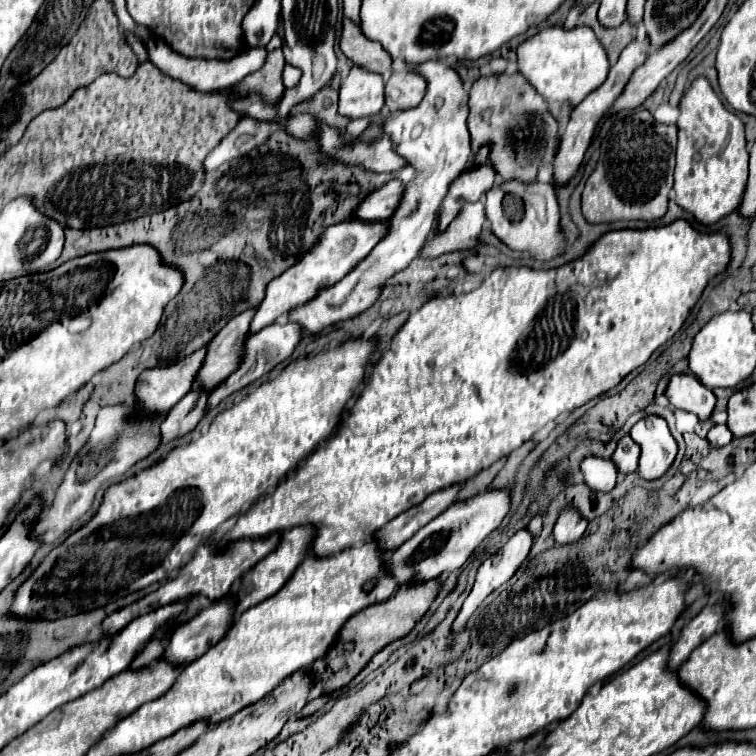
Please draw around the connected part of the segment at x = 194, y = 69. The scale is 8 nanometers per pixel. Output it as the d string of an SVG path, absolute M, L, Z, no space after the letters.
M149 37L145 39L145 45L149 49L149 61L155 63L161 71L165 71L167 75L173 75L175 79L181 79L187 85L193 85L199 91L213 91L213 89L225 89L231 87L231 83L239 83L245 75L257 71L267 55L265 47L247 47L243 49L239 55L223 61L223 59L189 59L183 57L179 53L175 53L165 39L161 37Z

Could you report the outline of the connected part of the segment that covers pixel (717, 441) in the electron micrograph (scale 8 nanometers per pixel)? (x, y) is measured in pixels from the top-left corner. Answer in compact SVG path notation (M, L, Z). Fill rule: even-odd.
M715 425L715 427L709 431L709 435L707 435L707 441L709 441L713 447L723 447L723 445L727 445L731 439L733 439L733 435L731 435L731 431L729 431L725 425Z

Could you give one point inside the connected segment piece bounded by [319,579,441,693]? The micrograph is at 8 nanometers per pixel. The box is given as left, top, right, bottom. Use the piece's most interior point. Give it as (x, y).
(371, 629)

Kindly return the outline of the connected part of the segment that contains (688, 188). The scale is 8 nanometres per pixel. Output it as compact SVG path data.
M699 75L687 87L679 103L679 141L675 165L675 201L695 215L697 221L711 225L729 215L743 197L747 181L747 141L743 121L731 113L711 87L709 79Z

